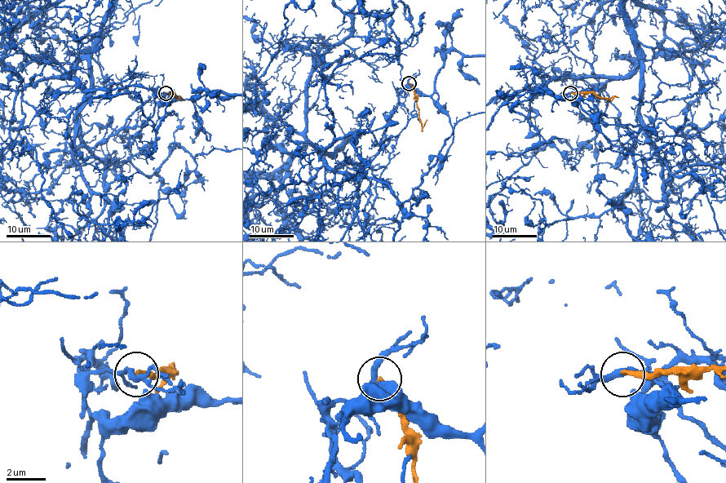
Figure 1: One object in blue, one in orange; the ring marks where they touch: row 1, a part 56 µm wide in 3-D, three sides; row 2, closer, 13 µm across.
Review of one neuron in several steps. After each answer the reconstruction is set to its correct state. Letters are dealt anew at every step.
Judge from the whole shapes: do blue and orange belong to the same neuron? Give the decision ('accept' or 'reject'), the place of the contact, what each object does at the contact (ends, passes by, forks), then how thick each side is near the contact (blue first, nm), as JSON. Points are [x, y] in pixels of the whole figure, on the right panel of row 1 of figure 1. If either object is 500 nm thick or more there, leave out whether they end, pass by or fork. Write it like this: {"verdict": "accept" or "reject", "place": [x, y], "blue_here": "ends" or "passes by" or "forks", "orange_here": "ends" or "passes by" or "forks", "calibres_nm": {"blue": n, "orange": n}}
{"verdict": "reject", "place": [570, 93], "blue_here": "passes by", "orange_here": "ends", "calibres_nm": {"blue": 320, "orange": 200}}

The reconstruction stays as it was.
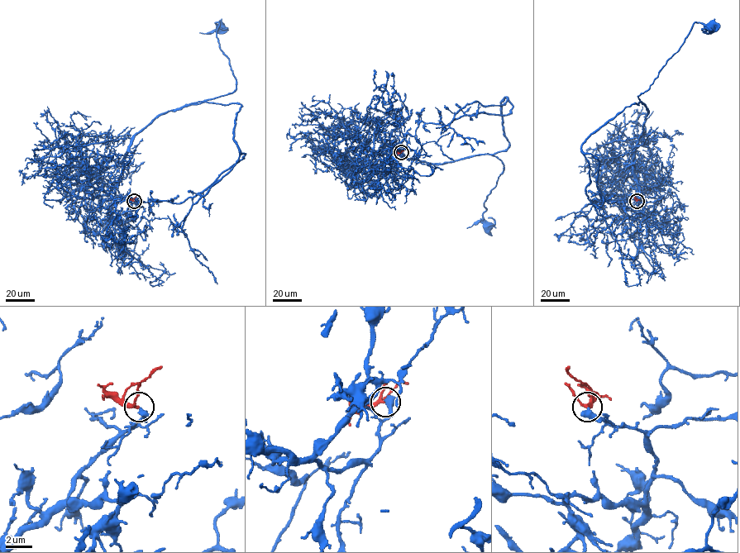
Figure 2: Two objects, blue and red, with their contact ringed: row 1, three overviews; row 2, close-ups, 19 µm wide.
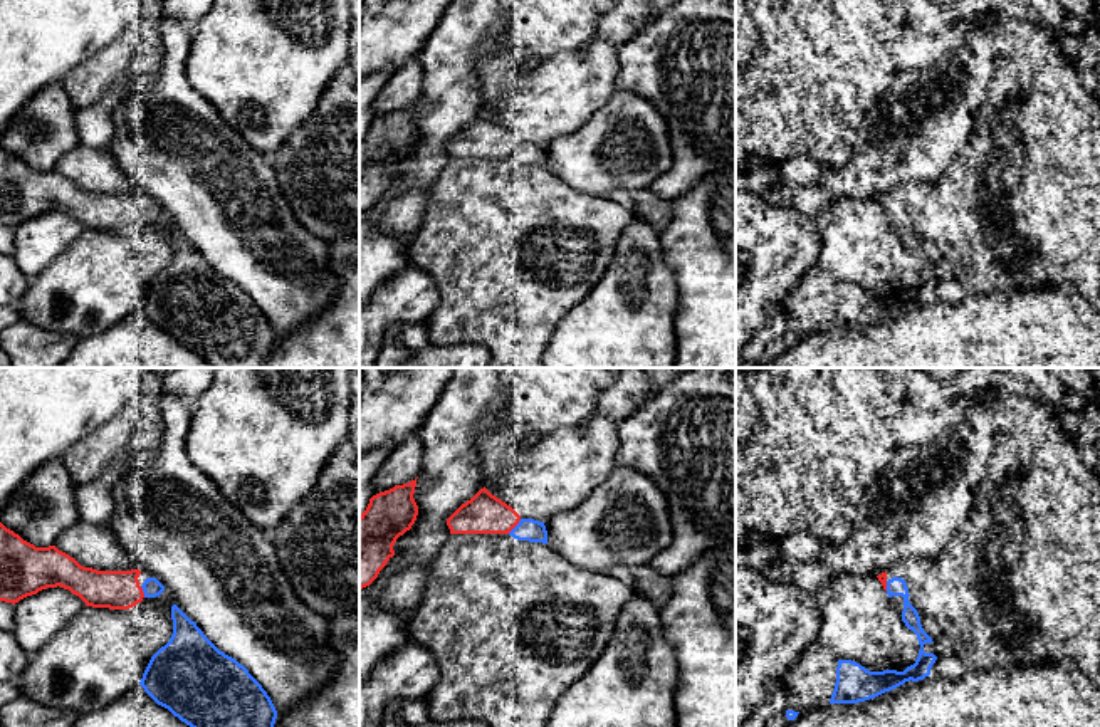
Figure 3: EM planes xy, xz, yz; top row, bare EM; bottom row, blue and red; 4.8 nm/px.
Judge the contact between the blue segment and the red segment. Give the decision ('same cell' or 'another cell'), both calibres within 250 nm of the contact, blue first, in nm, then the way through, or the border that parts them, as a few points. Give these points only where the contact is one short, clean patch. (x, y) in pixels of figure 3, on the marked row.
same cell; 110 nm thick on the blue side, 190 nm on the other

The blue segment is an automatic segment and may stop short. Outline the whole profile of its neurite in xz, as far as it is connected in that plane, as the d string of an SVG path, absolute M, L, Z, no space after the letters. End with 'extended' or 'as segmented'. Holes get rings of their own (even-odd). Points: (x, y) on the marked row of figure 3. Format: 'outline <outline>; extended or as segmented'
outline M485 487L462 504L448 519L450 534L509 534L517 541L547 544L544 522L522 519Z; extended

